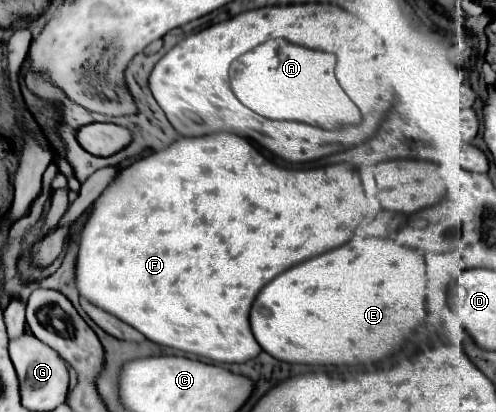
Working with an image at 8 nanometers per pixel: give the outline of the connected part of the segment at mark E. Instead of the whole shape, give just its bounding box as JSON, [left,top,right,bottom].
[249,237,427,365]

